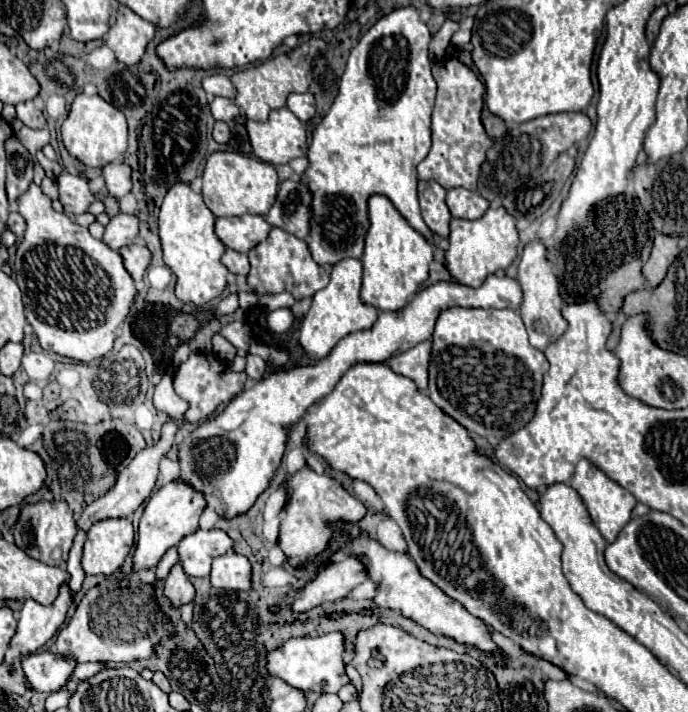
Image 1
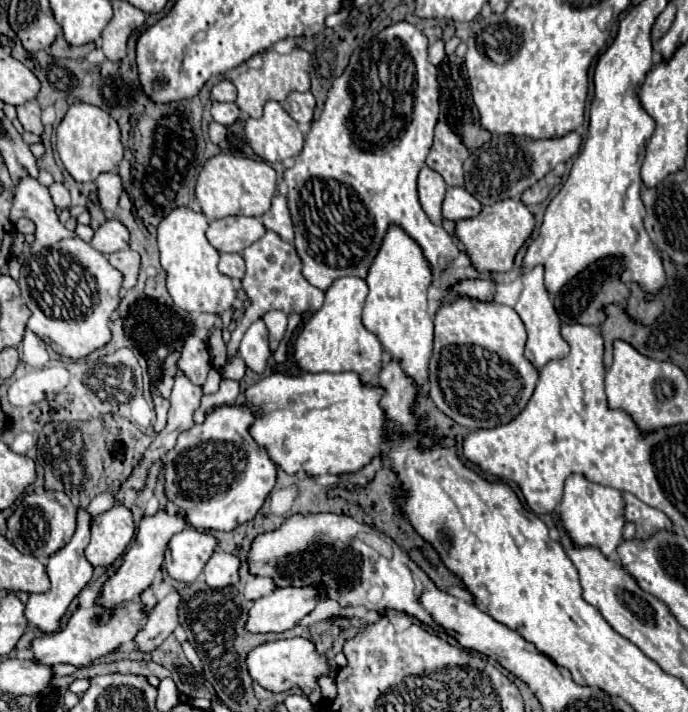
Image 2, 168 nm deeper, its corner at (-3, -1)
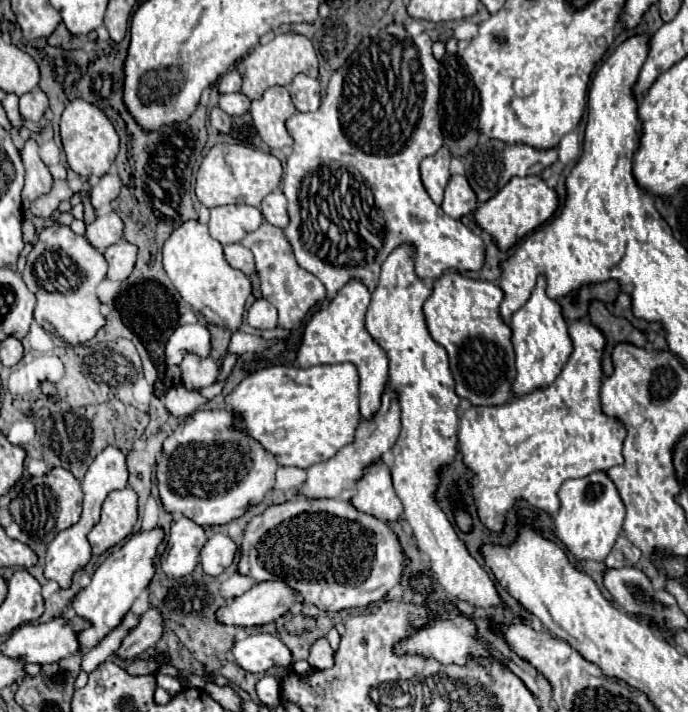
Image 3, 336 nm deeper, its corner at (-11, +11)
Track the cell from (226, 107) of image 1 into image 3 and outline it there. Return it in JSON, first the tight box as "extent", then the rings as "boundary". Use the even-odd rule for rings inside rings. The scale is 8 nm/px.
{"extent":[219,92,251,116],"boundary":[[[241,92],[223,94],[219,98],[219,108],[225,110],[229,116],[241,116],[241,114],[245,114],[251,108],[251,100],[245,94],[241,94]]]}

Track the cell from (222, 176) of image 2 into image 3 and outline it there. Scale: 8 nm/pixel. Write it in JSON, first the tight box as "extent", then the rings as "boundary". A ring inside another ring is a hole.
{"extent":[195,142,281,208],"boundary":[[[244,142],[215,144],[205,156],[197,172],[195,192],[201,204],[207,208],[225,204],[249,204],[261,206],[261,200],[279,188],[281,182],[281,162],[267,152],[261,152],[252,144]]]}

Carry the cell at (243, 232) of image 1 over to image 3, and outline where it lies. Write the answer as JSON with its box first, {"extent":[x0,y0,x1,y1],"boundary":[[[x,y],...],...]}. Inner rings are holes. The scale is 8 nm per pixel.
{"extent":[209,204,263,246],"boundary":[[[229,204],[229,206],[217,206],[211,208],[209,218],[209,232],[215,240],[219,240],[223,246],[241,242],[243,236],[257,230],[263,224],[263,214],[255,206],[247,204]]]}

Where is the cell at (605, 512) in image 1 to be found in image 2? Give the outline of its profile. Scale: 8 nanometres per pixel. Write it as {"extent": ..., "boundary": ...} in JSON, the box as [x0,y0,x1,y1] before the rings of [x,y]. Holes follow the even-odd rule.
{"extent":[557,474,625,556],"boundary":[[[573,474],[565,482],[563,490],[563,500],[557,506],[557,516],[559,516],[559,526],[563,528],[565,534],[579,546],[593,546],[599,548],[603,556],[613,556],[617,546],[621,544],[621,532],[625,526],[625,502],[623,494],[615,488],[607,488],[601,484],[593,484],[587,478]]]}

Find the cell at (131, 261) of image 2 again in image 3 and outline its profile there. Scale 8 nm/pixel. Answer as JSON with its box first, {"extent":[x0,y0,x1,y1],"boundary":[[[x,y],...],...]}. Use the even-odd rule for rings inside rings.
{"extent":[105,240,137,280],"boundary":[[[121,240],[105,250],[105,258],[109,262],[109,280],[127,280],[137,262],[137,246]]]}

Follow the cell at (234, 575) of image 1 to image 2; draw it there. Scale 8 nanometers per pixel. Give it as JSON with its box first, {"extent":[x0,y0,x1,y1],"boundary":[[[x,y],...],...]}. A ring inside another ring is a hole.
{"extent":[203,550,239,588],"boundary":[[[215,550],[203,568],[205,582],[211,588],[225,588],[239,582],[239,558],[227,552]]]}

